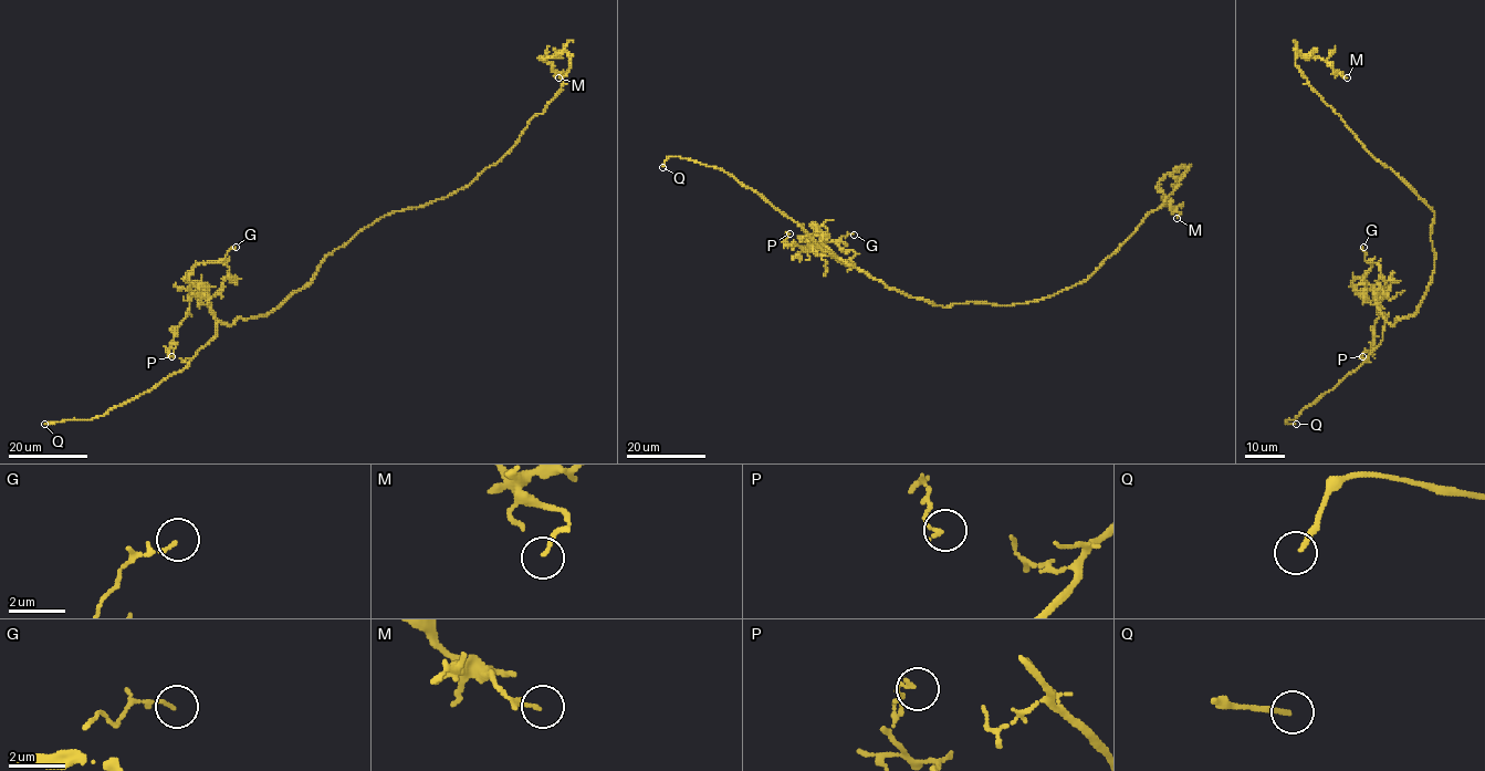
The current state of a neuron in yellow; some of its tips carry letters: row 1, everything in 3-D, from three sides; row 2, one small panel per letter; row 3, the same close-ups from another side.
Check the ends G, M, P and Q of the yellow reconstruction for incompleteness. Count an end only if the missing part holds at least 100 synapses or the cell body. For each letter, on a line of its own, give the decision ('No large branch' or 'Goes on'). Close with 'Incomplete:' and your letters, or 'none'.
G: No large branch
M: No large branch
P: No large branch
Q: Goes on
Incomplete: Q

